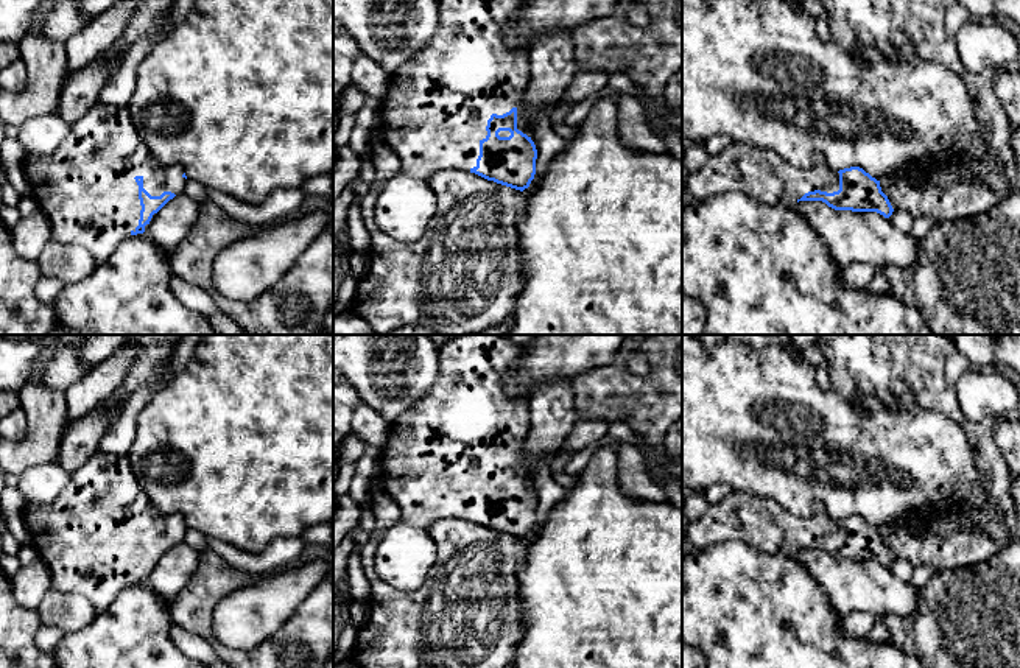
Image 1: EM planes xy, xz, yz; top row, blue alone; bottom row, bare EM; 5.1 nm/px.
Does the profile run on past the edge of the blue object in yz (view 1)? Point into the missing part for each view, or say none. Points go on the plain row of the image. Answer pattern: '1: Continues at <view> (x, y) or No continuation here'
1: Continues at yz (763, 525)

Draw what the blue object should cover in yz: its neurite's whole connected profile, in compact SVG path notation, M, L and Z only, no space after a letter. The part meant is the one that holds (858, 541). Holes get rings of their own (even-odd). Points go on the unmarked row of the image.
M732 490L719 503L710 505L701 519L690 522L684 534L695 550L741 540L760 553L790 557L799 550L822 550L835 559L877 561L885 567L894 561L888 545L881 540L880 529L860 515L835 520L825 512L816 512L810 519L797 517L779 503L751 492Z

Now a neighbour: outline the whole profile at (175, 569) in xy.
M181 542L170 548L145 578L148 587L165 603L171 603L193 578L199 562L199 551Z

